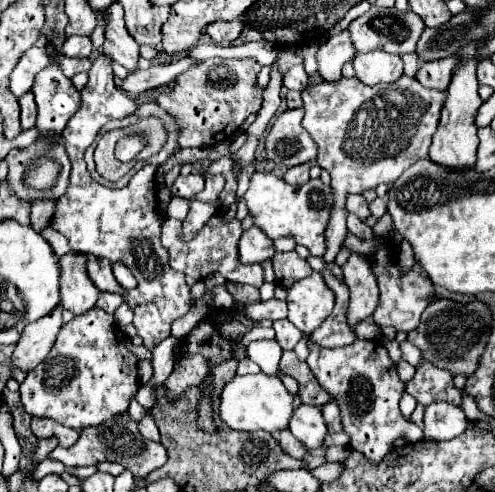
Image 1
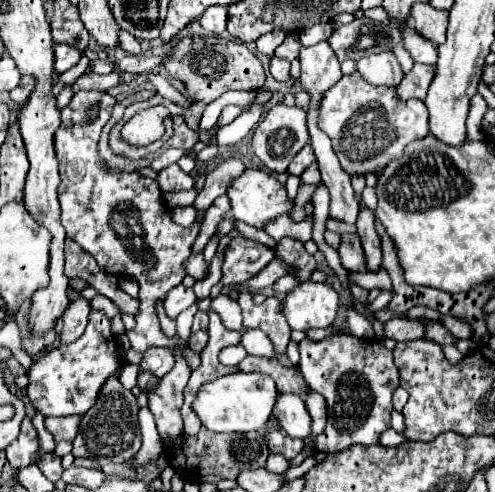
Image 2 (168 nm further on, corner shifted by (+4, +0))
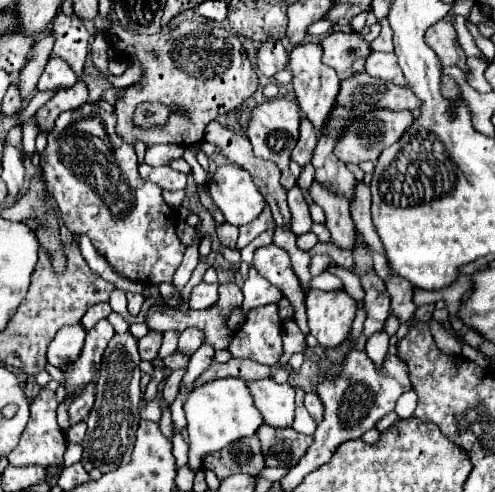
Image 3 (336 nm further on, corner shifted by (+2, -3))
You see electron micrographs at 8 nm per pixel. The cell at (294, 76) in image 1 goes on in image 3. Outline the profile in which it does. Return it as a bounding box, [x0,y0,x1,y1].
[258,43,288,77]

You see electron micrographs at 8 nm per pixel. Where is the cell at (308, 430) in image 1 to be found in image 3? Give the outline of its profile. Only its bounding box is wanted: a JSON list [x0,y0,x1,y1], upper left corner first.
[250,379,294,427]

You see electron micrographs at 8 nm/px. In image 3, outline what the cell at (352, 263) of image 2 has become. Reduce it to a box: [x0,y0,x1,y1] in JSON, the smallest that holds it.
[310,183,356,251]

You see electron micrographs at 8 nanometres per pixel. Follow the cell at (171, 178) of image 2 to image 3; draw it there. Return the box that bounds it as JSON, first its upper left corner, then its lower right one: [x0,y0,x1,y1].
[140,163,186,191]

